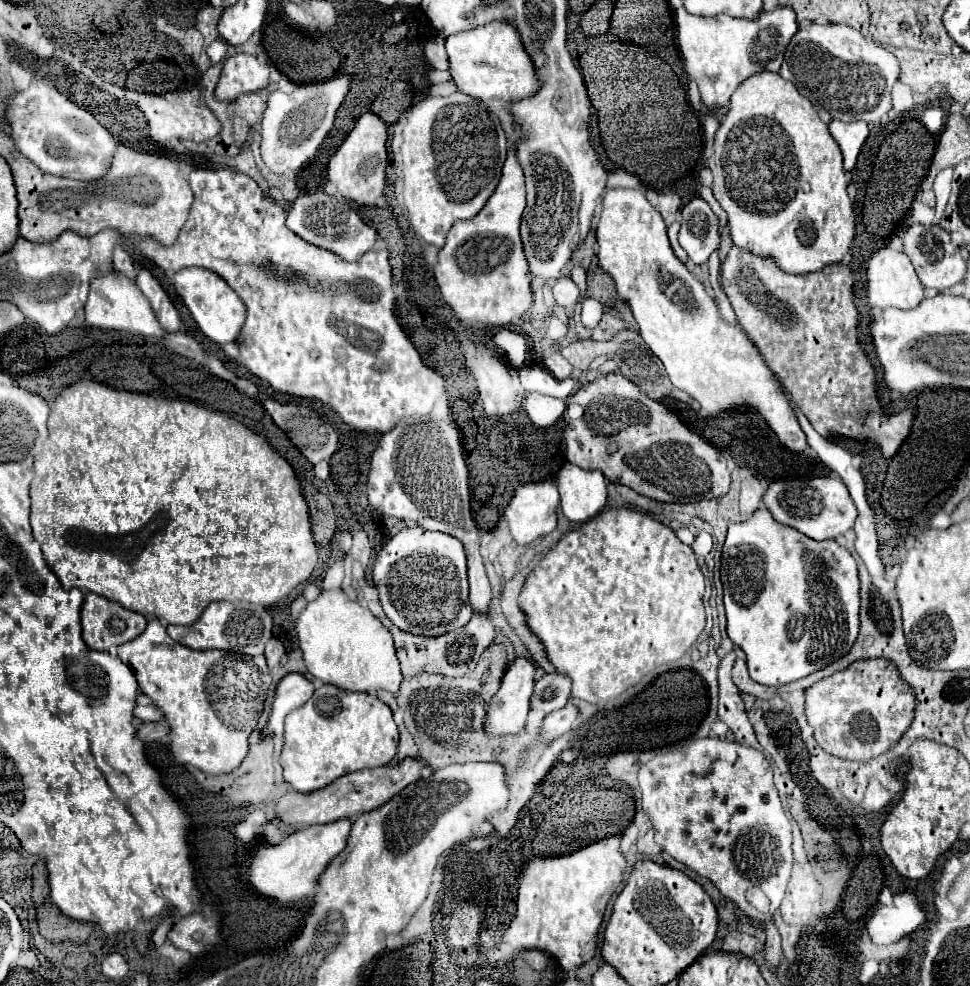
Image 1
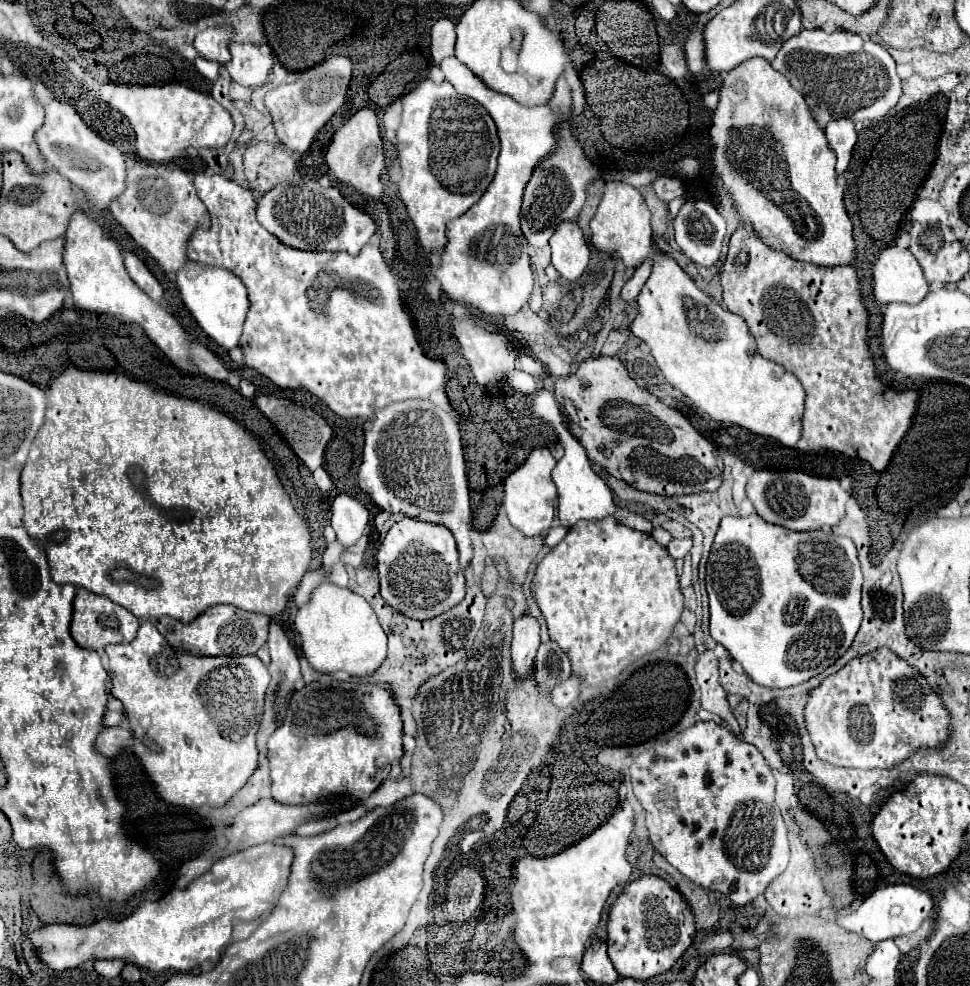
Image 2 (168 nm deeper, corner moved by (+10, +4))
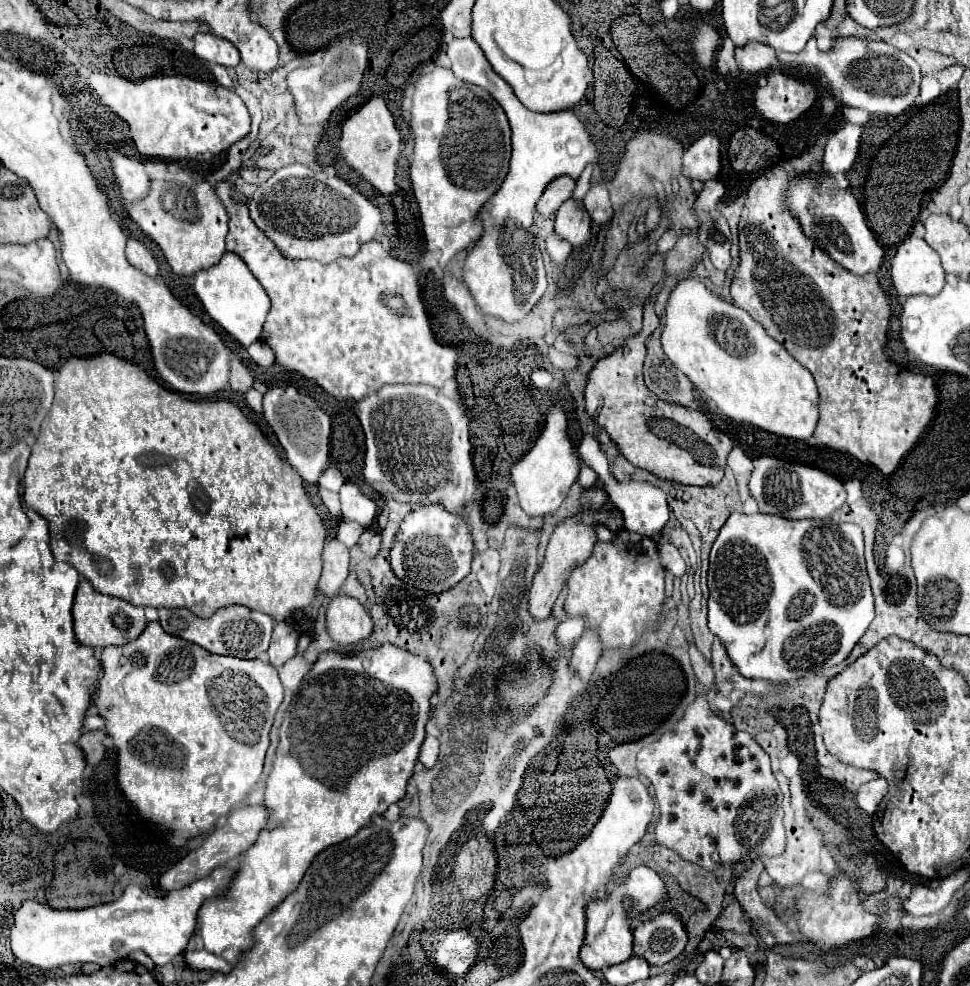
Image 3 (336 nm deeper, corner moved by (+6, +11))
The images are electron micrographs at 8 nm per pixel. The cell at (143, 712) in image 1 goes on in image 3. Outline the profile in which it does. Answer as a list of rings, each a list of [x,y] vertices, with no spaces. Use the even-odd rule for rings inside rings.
[[[94,708],[87,711],[84,717],[84,731],[94,731],[94,729],[102,729],[104,727],[104,719],[100,719],[100,715],[96,715]]]

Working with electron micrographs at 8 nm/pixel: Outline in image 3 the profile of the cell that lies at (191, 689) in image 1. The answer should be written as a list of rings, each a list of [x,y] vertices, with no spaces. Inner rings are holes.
[[[158,621],[148,623],[138,639],[134,639],[134,641],[122,645],[122,647],[114,647],[114,645],[104,647],[102,669],[104,669],[104,673],[102,673],[102,679],[98,683],[98,693],[92,699],[92,705],[96,707],[98,715],[106,721],[104,731],[108,733],[108,737],[112,737],[116,749],[118,749],[116,785],[124,793],[130,807],[136,809],[138,817],[146,823],[152,823],[152,825],[160,827],[160,831],[170,833],[174,837],[174,849],[180,849],[190,839],[208,833],[220,817],[228,815],[236,805],[242,803],[242,799],[248,795],[252,785],[256,785],[256,781],[260,779],[262,767],[264,767],[264,757],[266,757],[266,751],[268,751],[268,745],[270,745],[268,733],[270,733],[270,727],[274,723],[274,715],[276,715],[276,711],[278,711],[278,707],[284,699],[284,689],[282,689],[280,679],[278,679],[278,671],[276,671],[276,667],[272,667],[272,665],[268,665],[260,659],[250,659],[248,661],[248,659],[236,659],[236,657],[224,657],[224,655],[208,653],[206,649],[202,649],[194,643],[188,643],[188,641],[184,641],[180,637],[174,637],[174,635],[168,635],[160,627]],[[228,727],[240,727],[240,739],[232,737]]]

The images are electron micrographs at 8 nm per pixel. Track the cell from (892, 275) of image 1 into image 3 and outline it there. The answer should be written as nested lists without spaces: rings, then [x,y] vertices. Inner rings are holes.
[[[908,237],[892,257],[892,283],[904,297],[938,295],[944,287],[944,269],[938,253],[918,237]]]

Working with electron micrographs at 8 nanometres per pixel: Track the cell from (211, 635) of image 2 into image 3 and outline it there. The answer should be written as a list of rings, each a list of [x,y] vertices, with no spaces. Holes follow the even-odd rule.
[[[244,605],[222,607],[210,619],[200,619],[188,609],[158,609],[158,613],[160,613],[160,619],[158,619],[160,625],[170,635],[192,641],[192,643],[200,645],[202,649],[206,649],[210,653],[230,655],[230,657],[240,657],[240,659],[260,657],[268,649],[270,635],[272,635],[272,629],[274,629],[274,619],[272,617],[268,617],[264,613],[258,613],[258,611],[252,611]]]

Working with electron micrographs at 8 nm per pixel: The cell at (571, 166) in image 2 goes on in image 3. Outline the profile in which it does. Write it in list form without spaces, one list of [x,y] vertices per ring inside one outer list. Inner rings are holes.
[[[558,177],[558,179],[554,179],[552,185],[548,185],[546,191],[542,193],[540,201],[536,203],[536,209],[538,209],[542,215],[550,217],[554,211],[558,211],[558,207],[560,207],[564,201],[568,201],[568,199],[572,197],[574,187],[576,187],[576,181],[570,179],[570,177]]]

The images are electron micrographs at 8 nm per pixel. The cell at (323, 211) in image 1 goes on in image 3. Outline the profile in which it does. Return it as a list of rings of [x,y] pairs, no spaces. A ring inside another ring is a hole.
[[[306,165],[278,169],[262,183],[248,203],[250,217],[260,231],[288,259],[316,259],[332,263],[338,257],[354,257],[358,249],[372,241],[380,225],[380,211],[340,177],[328,177]]]

